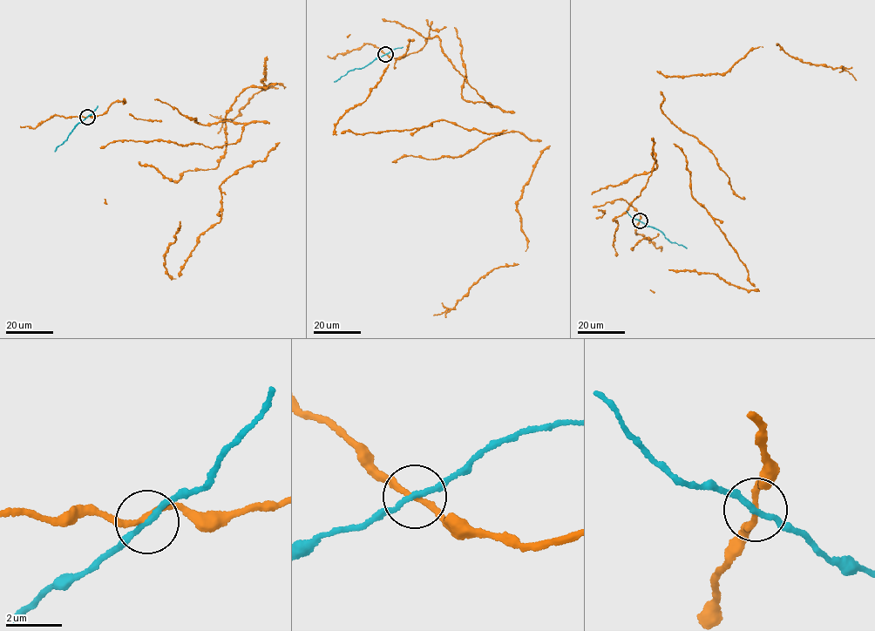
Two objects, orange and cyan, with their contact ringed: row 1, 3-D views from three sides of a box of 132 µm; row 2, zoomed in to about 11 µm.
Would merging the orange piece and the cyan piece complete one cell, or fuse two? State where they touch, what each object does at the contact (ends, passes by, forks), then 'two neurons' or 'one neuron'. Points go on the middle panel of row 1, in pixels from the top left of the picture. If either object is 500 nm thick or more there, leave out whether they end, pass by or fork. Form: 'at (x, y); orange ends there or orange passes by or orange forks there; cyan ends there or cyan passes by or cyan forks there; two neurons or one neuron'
at (385, 54); orange passes by; cyan passes by; two neurons

